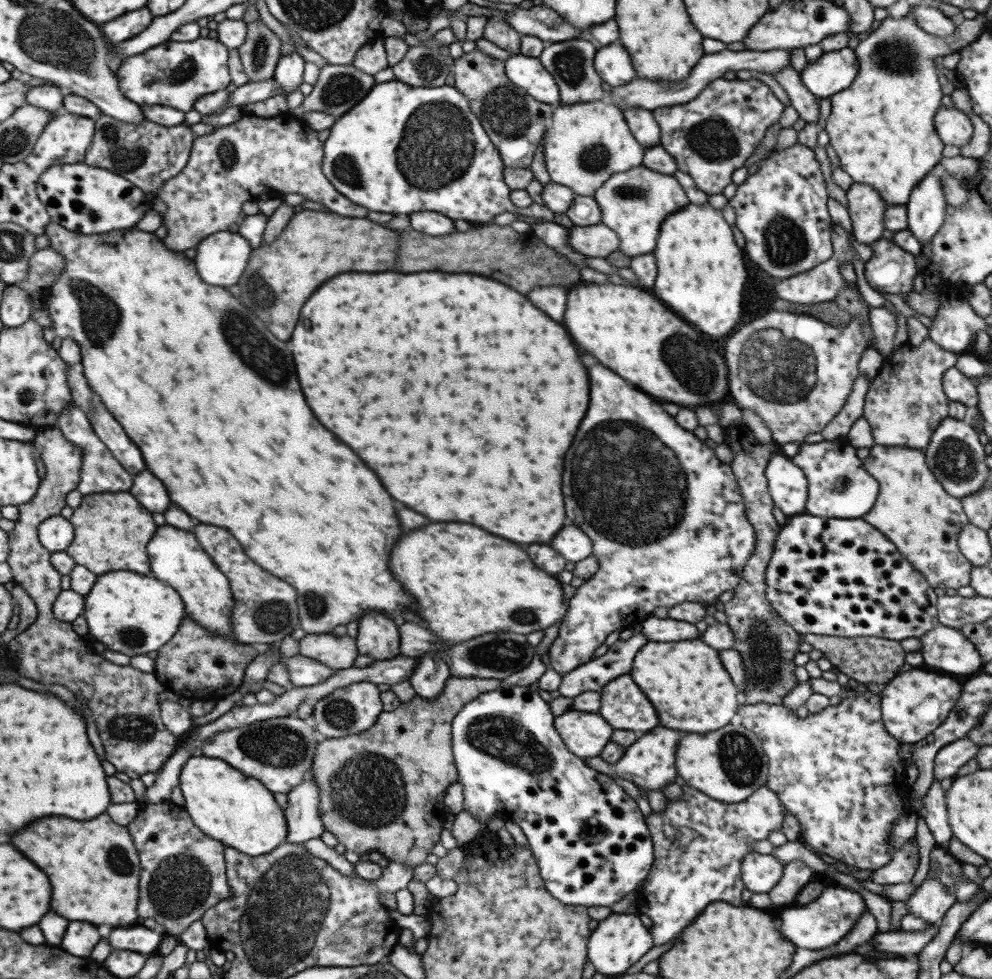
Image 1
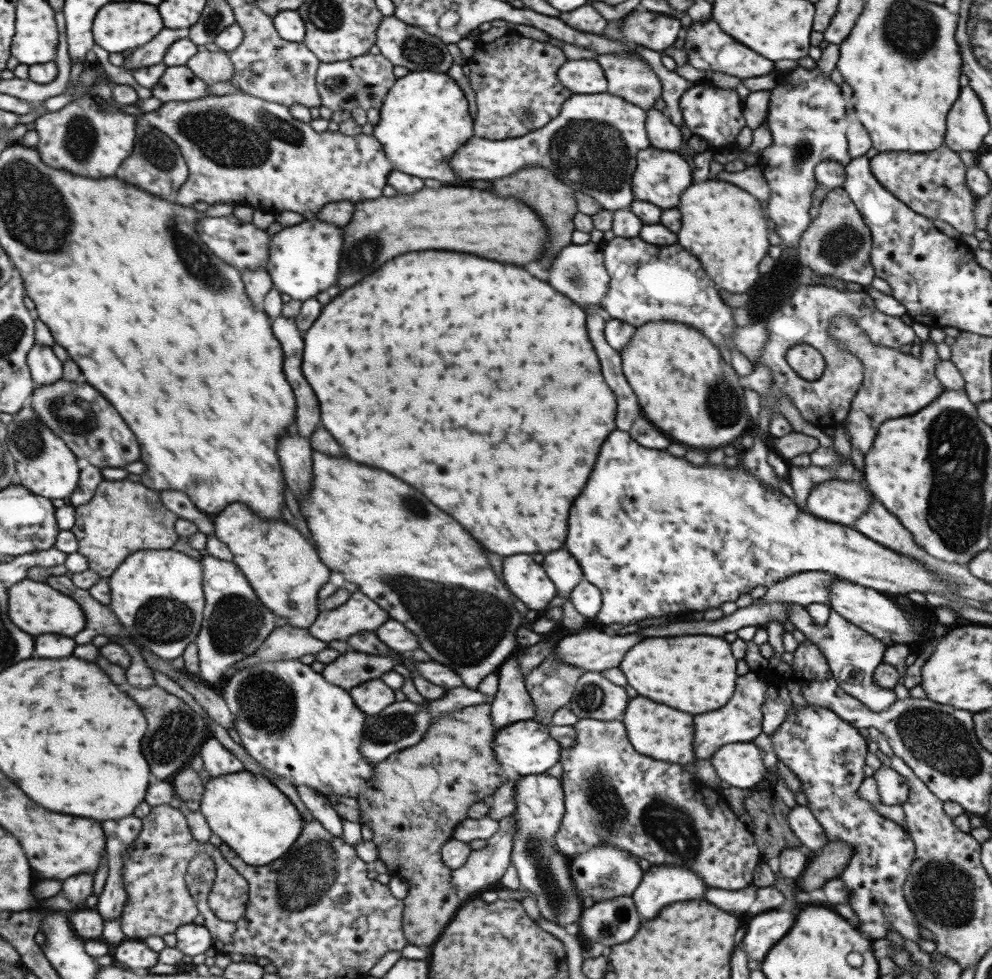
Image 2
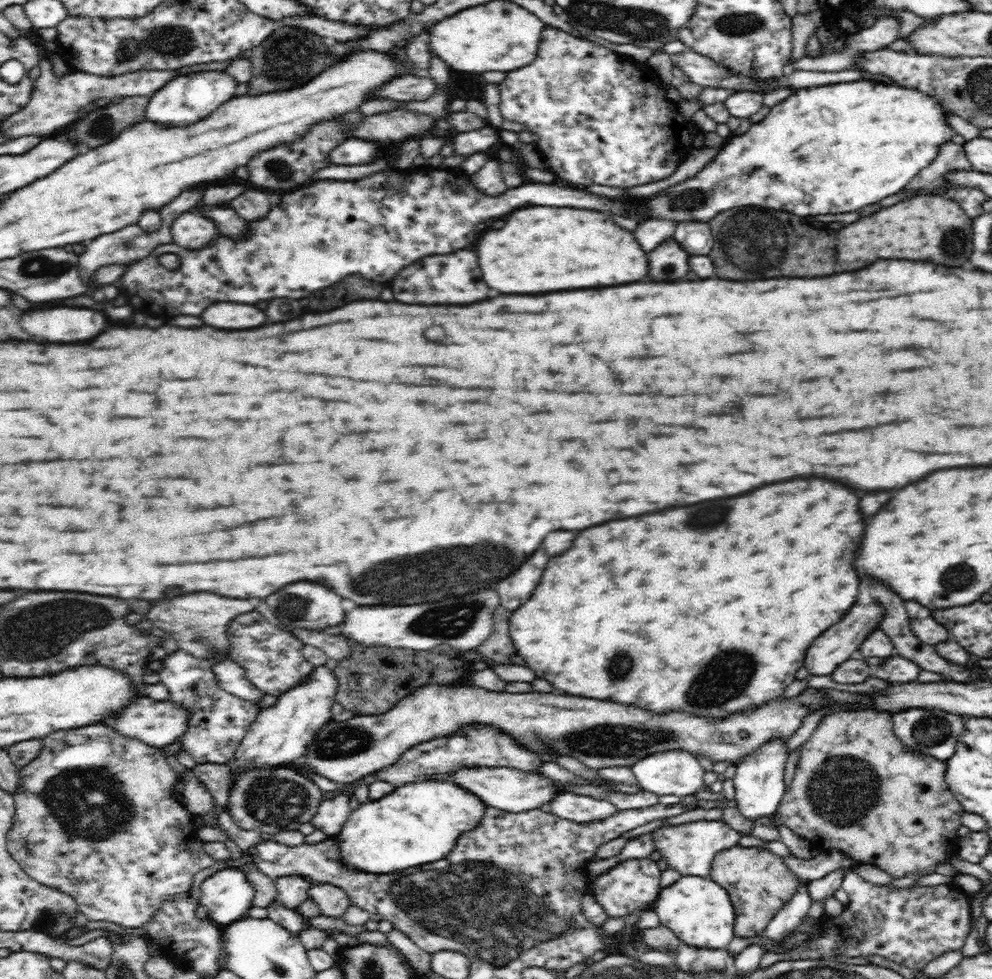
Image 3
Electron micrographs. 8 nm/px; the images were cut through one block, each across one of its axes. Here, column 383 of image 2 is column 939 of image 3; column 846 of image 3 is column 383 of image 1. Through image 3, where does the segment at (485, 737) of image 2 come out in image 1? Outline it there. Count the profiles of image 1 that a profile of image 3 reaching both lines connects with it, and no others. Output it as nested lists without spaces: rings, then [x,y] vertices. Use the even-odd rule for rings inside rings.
[[[449,675],[445,681],[444,687],[434,699],[421,699],[414,696],[410,701],[399,703],[399,706],[393,712],[381,712],[376,721],[367,728],[366,731],[352,734],[349,736],[341,736],[339,738],[324,739],[317,743],[316,751],[312,756],[312,775],[314,783],[317,783],[319,789],[318,813],[322,822],[322,827],[327,832],[331,832],[336,836],[337,842],[343,844],[345,850],[351,851],[356,855],[364,853],[377,852],[383,855],[388,862],[402,862],[409,868],[415,868],[418,864],[425,863],[425,857],[434,852],[433,845],[439,843],[439,832],[442,829],[443,818],[447,815],[444,807],[443,799],[446,788],[458,780],[455,761],[452,755],[450,745],[450,728],[455,714],[464,706],[466,702],[473,700],[476,696],[484,692],[491,692],[501,684],[497,679],[482,678],[459,678]]]

